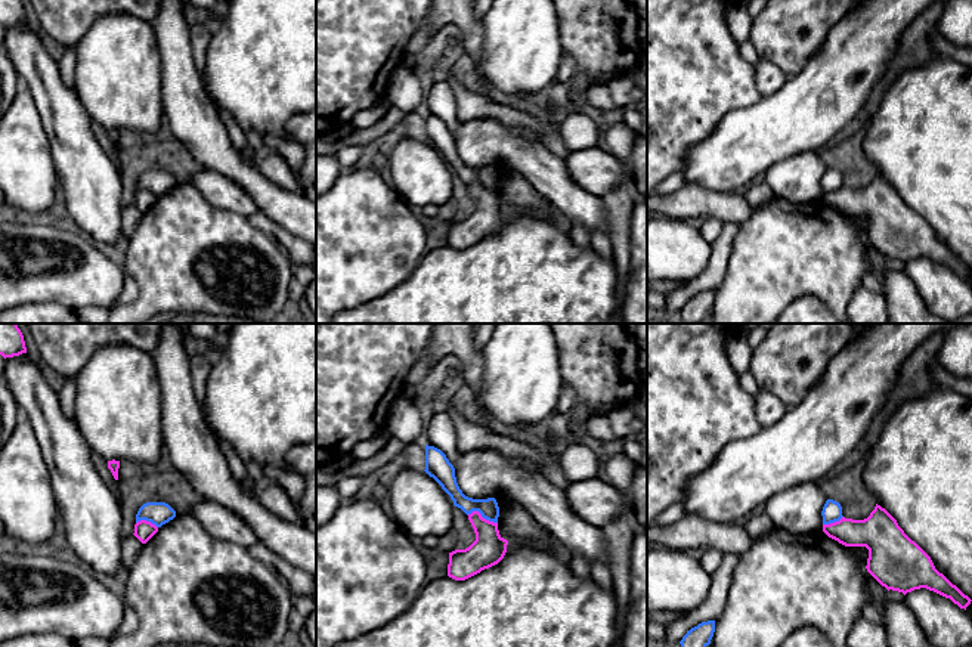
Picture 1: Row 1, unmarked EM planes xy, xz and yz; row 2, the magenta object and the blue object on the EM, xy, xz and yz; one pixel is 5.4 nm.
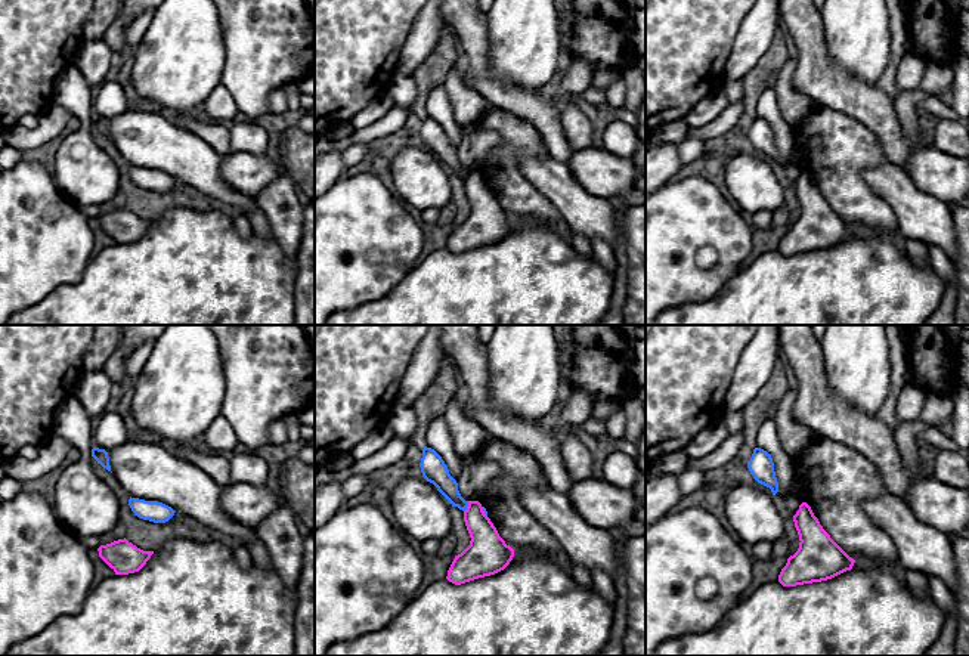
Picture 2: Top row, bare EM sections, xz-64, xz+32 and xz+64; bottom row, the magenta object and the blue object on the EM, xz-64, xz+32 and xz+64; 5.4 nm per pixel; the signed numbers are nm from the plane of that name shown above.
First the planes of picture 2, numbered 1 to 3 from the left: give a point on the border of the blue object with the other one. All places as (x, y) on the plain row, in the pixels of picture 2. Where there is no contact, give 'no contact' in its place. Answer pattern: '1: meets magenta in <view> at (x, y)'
1: no contact
2: meets magenta in xz+32 at (467, 176)
3: no contact

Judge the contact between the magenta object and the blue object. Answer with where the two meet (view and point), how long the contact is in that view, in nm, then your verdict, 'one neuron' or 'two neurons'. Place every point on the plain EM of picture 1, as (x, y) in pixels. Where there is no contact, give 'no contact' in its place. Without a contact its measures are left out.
meets magenta in xz at (480, 185); contact 180 nm long; two neurons

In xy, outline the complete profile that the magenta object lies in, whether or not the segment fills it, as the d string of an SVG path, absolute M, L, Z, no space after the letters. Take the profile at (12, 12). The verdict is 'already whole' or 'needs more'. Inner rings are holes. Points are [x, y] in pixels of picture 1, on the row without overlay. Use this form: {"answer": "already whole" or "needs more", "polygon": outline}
{"answer": "already whole", "polygon": "M0 0L0 24L6 27L27 22L24 4L21 0Z"}

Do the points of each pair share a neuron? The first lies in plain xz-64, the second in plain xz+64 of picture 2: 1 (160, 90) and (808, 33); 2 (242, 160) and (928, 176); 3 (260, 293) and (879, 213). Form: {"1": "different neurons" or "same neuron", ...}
{"1": "different neurons", "2": "same neuron", "3": "different neurons"}

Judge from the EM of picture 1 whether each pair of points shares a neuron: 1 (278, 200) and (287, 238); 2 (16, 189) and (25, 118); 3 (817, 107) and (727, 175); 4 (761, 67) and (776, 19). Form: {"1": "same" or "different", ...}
{"1": "different", "2": "same", "3": "same", "4": "different"}

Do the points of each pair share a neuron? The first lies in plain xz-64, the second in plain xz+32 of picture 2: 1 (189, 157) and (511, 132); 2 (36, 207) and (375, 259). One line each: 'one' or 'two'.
1: two
2: one

